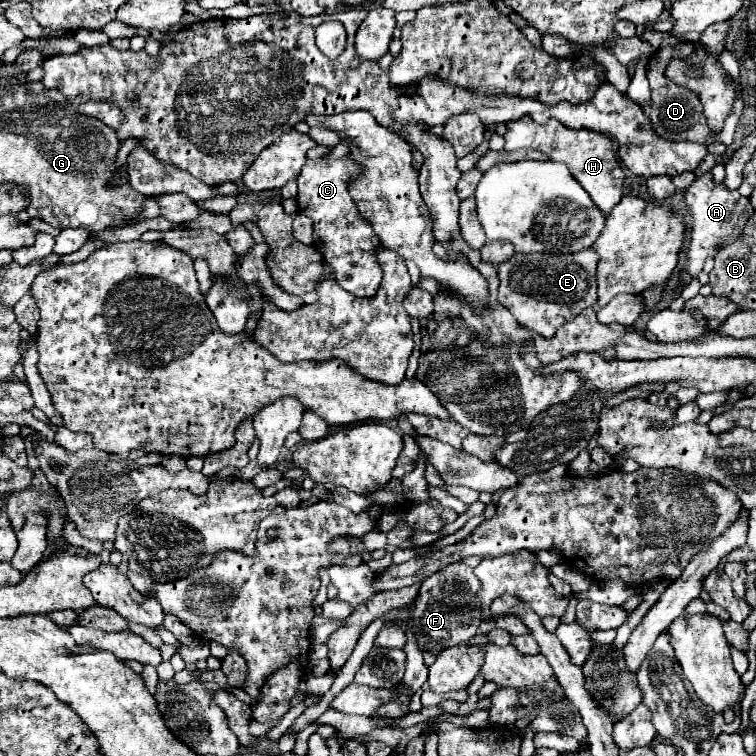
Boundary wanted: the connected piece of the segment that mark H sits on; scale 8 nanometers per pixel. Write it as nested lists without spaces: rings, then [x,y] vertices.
[[[521,118],[517,122],[507,122],[505,132],[505,148],[507,152],[513,152],[517,148],[533,148],[549,156],[549,160],[557,160],[567,164],[573,178],[589,192],[591,200],[609,214],[613,206],[623,196],[623,180],[625,174],[619,168],[619,160],[613,152],[613,142],[605,134],[597,134],[593,130],[573,130],[567,126],[561,126],[561,122],[547,122],[545,126],[537,126],[531,118]]]

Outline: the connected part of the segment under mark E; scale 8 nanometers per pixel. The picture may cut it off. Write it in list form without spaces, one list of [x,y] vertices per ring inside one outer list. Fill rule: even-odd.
[[[593,250],[577,254],[515,254],[499,266],[499,302],[521,326],[551,338],[557,328],[597,302],[595,268],[597,254]]]

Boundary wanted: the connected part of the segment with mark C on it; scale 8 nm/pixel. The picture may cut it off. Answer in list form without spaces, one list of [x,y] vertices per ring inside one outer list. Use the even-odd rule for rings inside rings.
[[[315,158],[307,160],[297,178],[297,204],[299,212],[313,220],[313,246],[321,252],[323,260],[333,266],[337,284],[351,294],[365,298],[373,296],[383,280],[383,270],[377,260],[379,240],[357,210],[355,200],[349,196],[349,184],[361,174],[363,166],[353,158]]]

